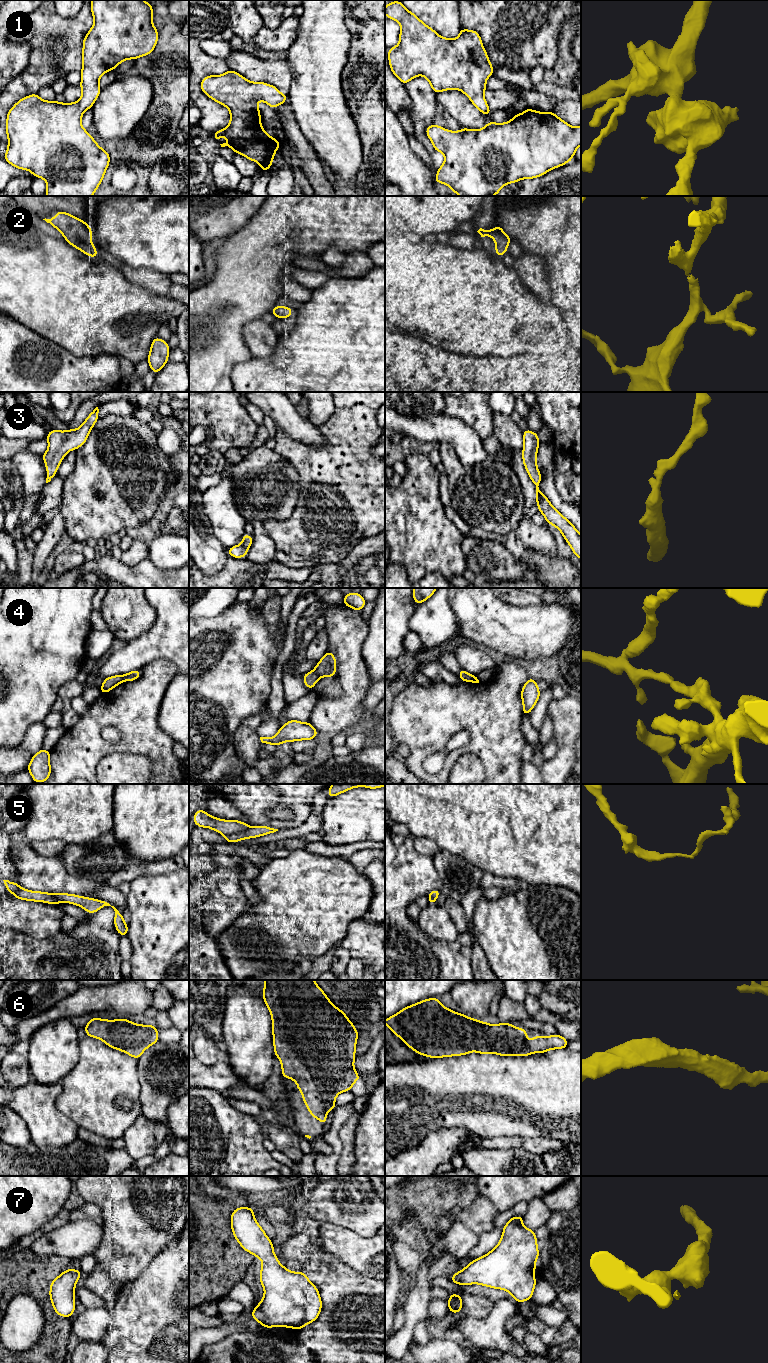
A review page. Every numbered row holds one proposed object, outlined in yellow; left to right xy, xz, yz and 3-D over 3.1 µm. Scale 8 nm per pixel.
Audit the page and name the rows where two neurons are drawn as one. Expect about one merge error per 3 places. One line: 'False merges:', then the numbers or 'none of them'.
False merges: 4, 5

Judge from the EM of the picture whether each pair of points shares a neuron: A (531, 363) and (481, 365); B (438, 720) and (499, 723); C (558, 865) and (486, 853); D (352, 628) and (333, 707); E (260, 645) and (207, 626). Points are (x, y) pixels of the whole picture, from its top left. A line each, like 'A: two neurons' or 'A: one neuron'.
A: one neuron
B: one neuron
C: one neuron
D: one neuron
E: one neuron

